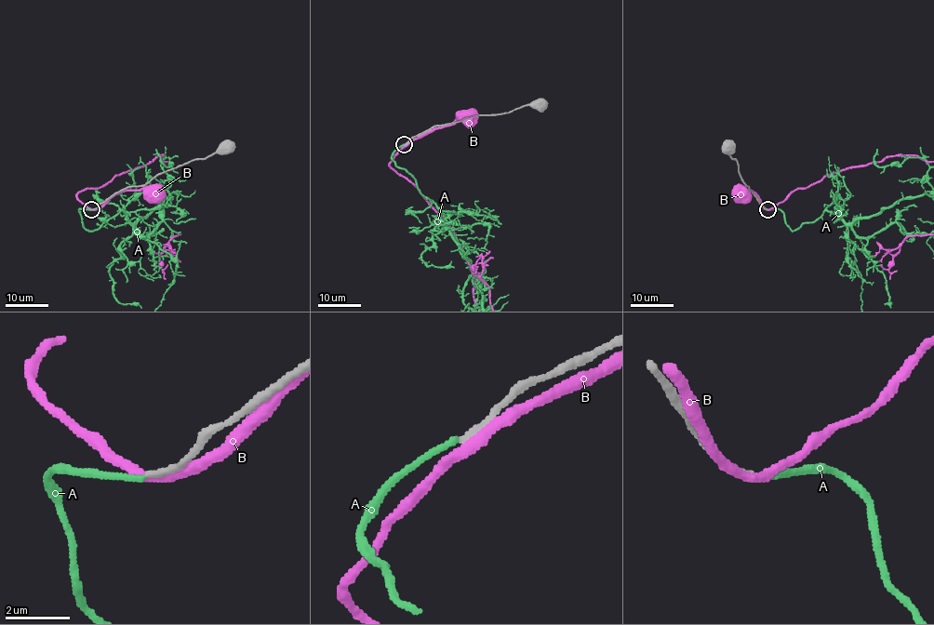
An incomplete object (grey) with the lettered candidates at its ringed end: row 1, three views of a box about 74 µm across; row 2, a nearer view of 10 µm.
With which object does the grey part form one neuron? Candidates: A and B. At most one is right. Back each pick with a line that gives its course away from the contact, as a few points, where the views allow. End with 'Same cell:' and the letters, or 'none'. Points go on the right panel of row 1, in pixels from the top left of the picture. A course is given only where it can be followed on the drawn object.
Same cell: none

